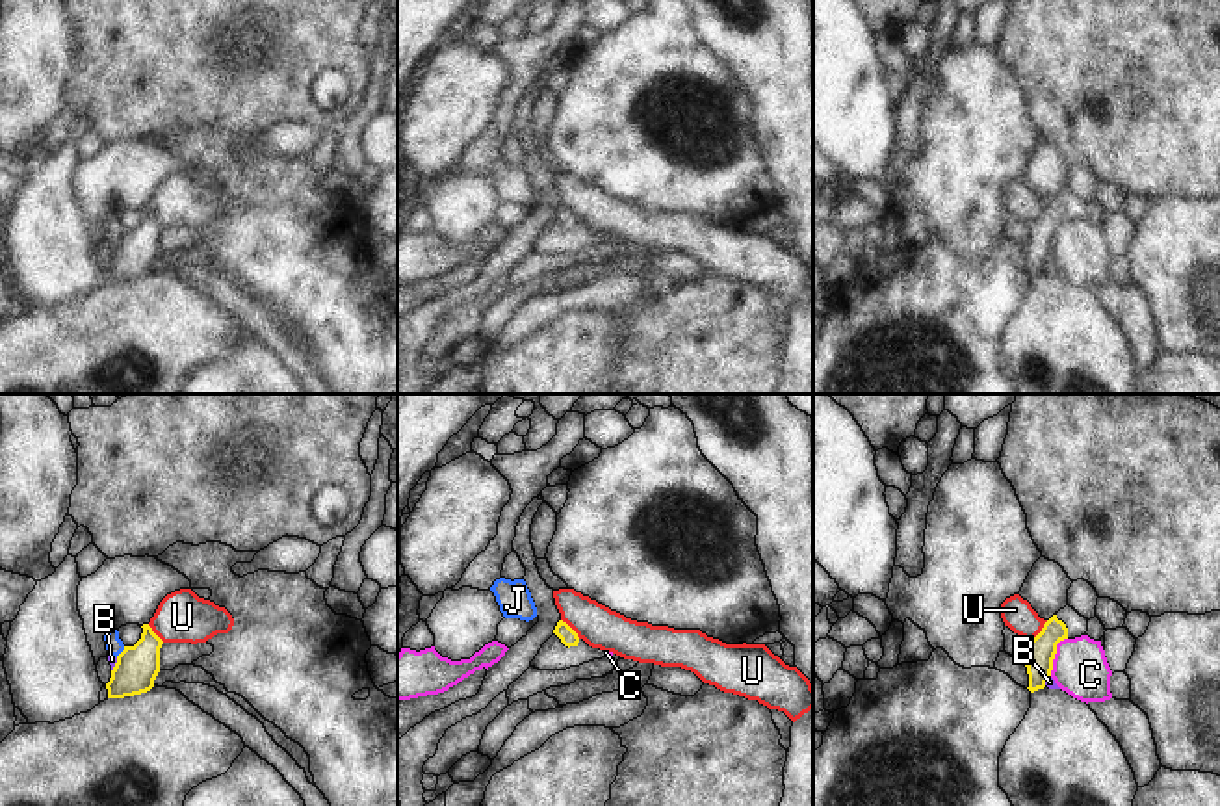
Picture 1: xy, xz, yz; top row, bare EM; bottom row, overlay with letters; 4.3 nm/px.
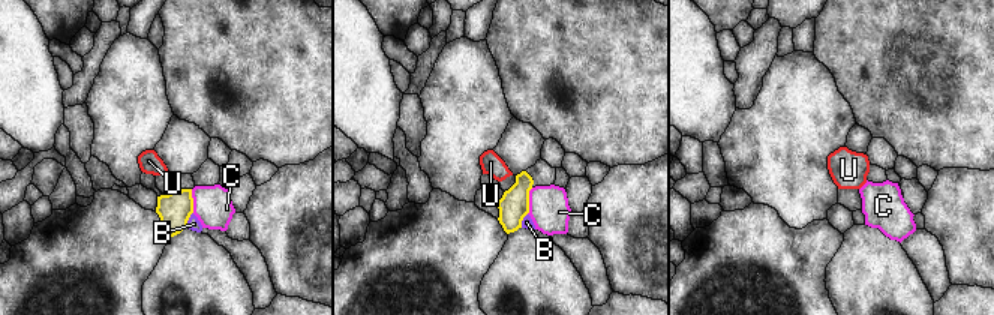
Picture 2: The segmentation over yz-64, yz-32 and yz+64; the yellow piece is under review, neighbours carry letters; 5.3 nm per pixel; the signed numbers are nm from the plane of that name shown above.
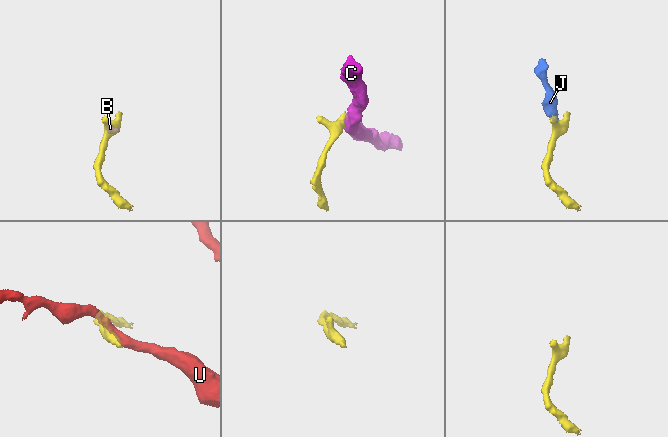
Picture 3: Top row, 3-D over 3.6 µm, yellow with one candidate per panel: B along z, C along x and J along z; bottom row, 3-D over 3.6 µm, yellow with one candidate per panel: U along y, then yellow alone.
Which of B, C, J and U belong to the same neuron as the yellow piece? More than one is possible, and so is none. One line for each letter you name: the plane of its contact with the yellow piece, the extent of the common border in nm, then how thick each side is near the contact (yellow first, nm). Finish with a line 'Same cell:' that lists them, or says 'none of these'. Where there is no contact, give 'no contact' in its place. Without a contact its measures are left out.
Same cell: none of these

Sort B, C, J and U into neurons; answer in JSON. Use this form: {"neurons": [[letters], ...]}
{"neurons": [["B", "J"], ["C"], ["U"]]}

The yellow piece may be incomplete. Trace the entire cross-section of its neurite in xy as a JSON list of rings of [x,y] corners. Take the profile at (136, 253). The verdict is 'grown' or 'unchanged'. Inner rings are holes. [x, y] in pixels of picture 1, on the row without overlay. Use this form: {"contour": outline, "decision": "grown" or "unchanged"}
{"contour": [[[143,208],[141,223],[134,230],[124,230],[117,240],[111,262],[106,267],[108,282],[124,282],[147,277],[154,271],[160,256],[160,232],[163,225]]], "decision": "unchanged"}

